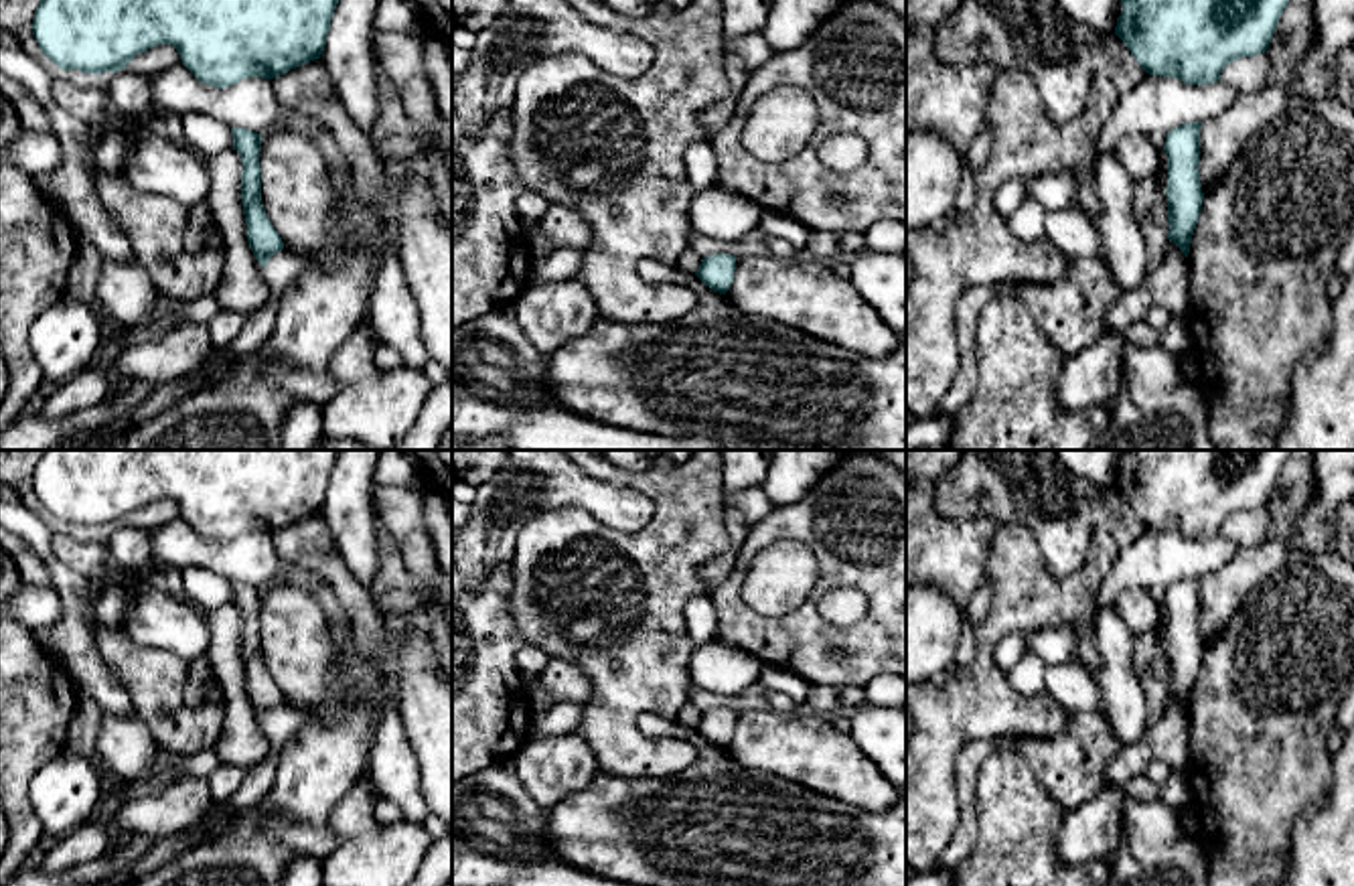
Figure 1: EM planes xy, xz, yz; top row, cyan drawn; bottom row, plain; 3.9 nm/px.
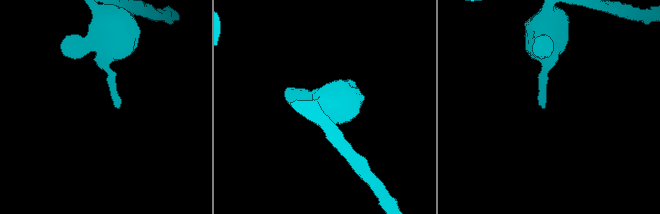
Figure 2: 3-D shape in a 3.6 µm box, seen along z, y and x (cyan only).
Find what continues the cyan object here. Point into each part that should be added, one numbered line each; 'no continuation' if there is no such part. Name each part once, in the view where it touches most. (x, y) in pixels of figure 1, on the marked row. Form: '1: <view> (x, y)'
no continuation

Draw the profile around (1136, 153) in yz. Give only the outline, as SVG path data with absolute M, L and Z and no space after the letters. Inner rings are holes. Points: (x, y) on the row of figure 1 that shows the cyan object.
M1145 134L1123 136L1115 156L1133 182L1151 180L1159 170L1159 150Z

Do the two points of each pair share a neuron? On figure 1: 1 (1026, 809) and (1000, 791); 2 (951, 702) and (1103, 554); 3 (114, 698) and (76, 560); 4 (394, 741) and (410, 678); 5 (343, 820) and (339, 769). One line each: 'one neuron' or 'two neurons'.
1: one neuron
2: one neuron
3: two neurons
4: two neurons
5: two neurons

